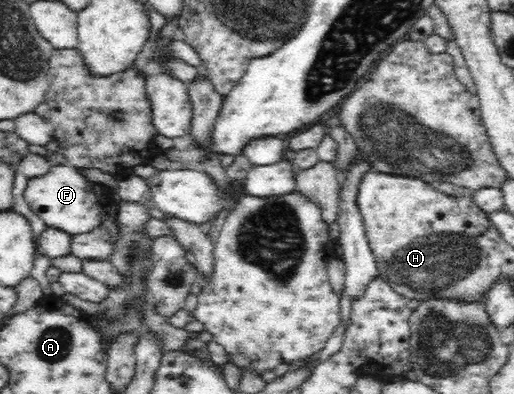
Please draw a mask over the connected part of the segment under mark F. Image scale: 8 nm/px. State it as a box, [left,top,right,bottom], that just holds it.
[23,165,117,235]

